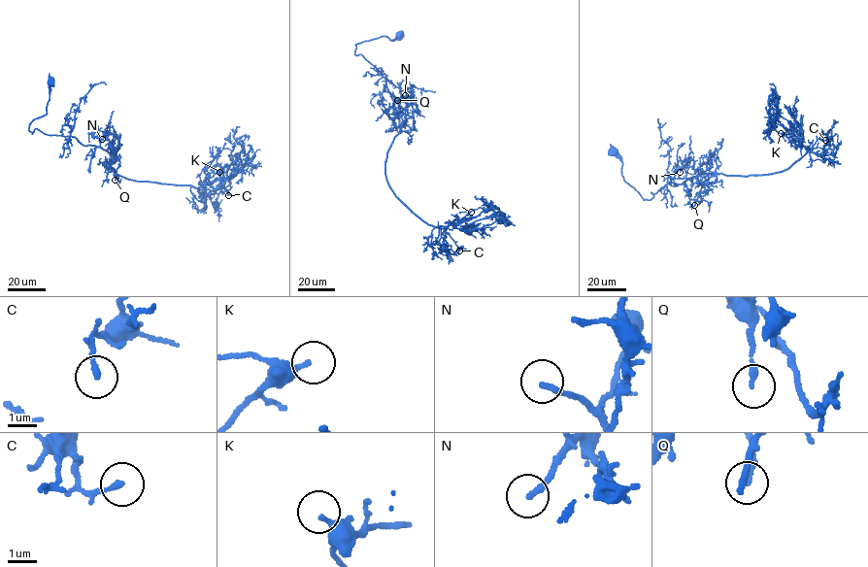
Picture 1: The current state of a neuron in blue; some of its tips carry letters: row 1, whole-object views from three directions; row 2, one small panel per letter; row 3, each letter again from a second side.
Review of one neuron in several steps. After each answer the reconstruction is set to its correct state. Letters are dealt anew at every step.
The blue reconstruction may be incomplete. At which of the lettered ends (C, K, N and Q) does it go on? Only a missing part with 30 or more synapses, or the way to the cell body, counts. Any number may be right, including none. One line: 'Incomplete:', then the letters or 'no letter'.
Incomplete: N

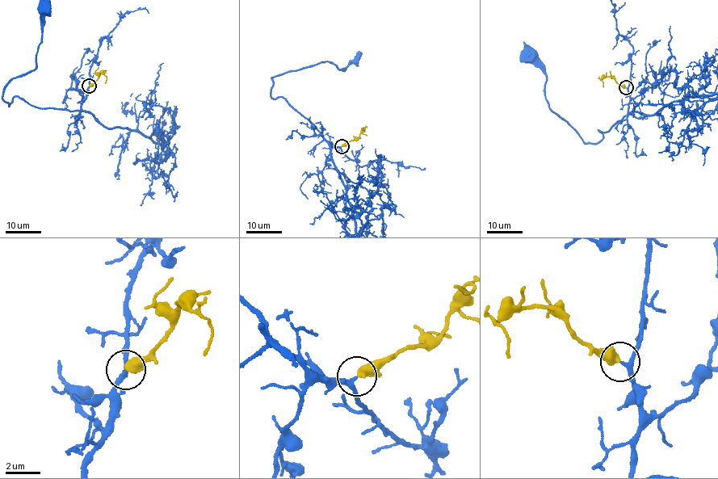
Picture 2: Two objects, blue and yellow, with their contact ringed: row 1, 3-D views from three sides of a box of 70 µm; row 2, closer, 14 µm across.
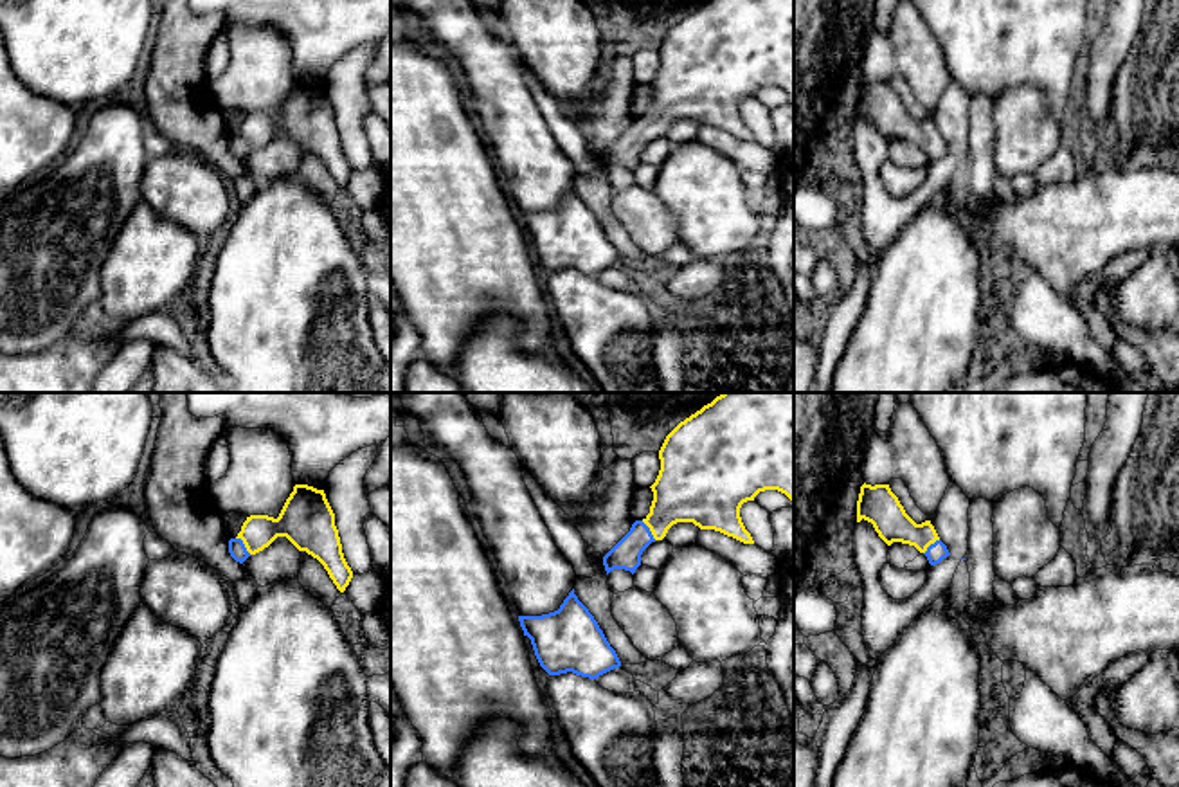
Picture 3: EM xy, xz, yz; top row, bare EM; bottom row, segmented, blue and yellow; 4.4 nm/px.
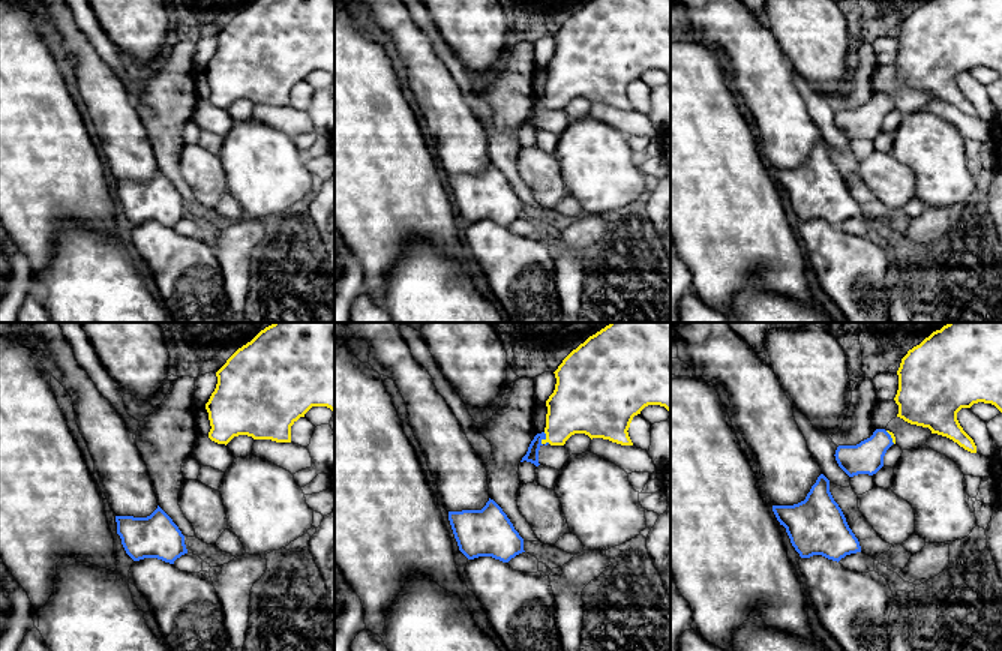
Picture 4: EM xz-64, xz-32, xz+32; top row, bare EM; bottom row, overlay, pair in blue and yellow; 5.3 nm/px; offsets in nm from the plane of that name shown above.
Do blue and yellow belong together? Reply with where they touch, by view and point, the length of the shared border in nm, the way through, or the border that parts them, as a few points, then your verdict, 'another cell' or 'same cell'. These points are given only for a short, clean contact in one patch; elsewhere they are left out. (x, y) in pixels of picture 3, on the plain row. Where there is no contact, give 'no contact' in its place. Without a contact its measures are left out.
meets blue in xy at (243, 141); contact 100 nm long; runs through xy (236, 144), (243, 141), (258, 128); same cell

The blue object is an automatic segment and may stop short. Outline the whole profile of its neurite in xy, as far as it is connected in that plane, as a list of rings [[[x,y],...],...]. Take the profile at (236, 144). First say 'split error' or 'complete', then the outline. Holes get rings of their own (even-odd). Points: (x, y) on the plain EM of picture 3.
split error | [[[295,81],[277,115],[268,112],[247,113],[238,133],[229,137],[229,149],[243,160],[277,133],[286,133],[299,148],[317,155],[337,185],[346,187],[353,167],[344,155],[335,110],[324,86]]]

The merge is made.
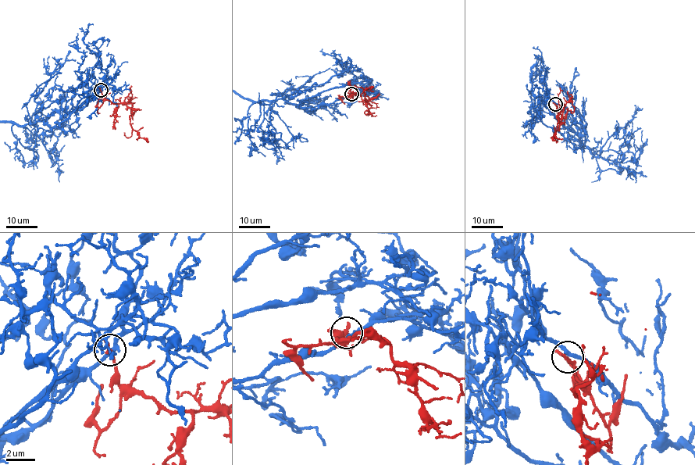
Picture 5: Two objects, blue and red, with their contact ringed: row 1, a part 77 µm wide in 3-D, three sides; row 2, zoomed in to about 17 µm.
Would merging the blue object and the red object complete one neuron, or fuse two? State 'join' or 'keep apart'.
keep apart

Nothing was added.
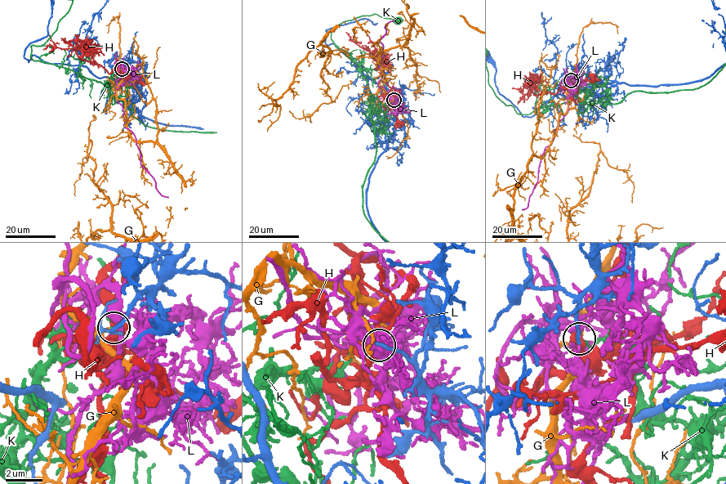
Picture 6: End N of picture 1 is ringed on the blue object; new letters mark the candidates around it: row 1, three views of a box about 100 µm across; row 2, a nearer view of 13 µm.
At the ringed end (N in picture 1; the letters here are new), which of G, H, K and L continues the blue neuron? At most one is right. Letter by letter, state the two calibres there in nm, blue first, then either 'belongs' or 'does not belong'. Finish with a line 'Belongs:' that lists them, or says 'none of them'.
G: 200 nm thick on the blue side, 280 nm on the other; does not belong
H: 240 nm thick on the blue side, 600 nm on the other; does not belong
K: 200 nm thick on the blue side, 110 nm on the other; does not belong
L: 200 nm thick on the blue side, 160 nm on the other; does not belong
Belongs: none of them

